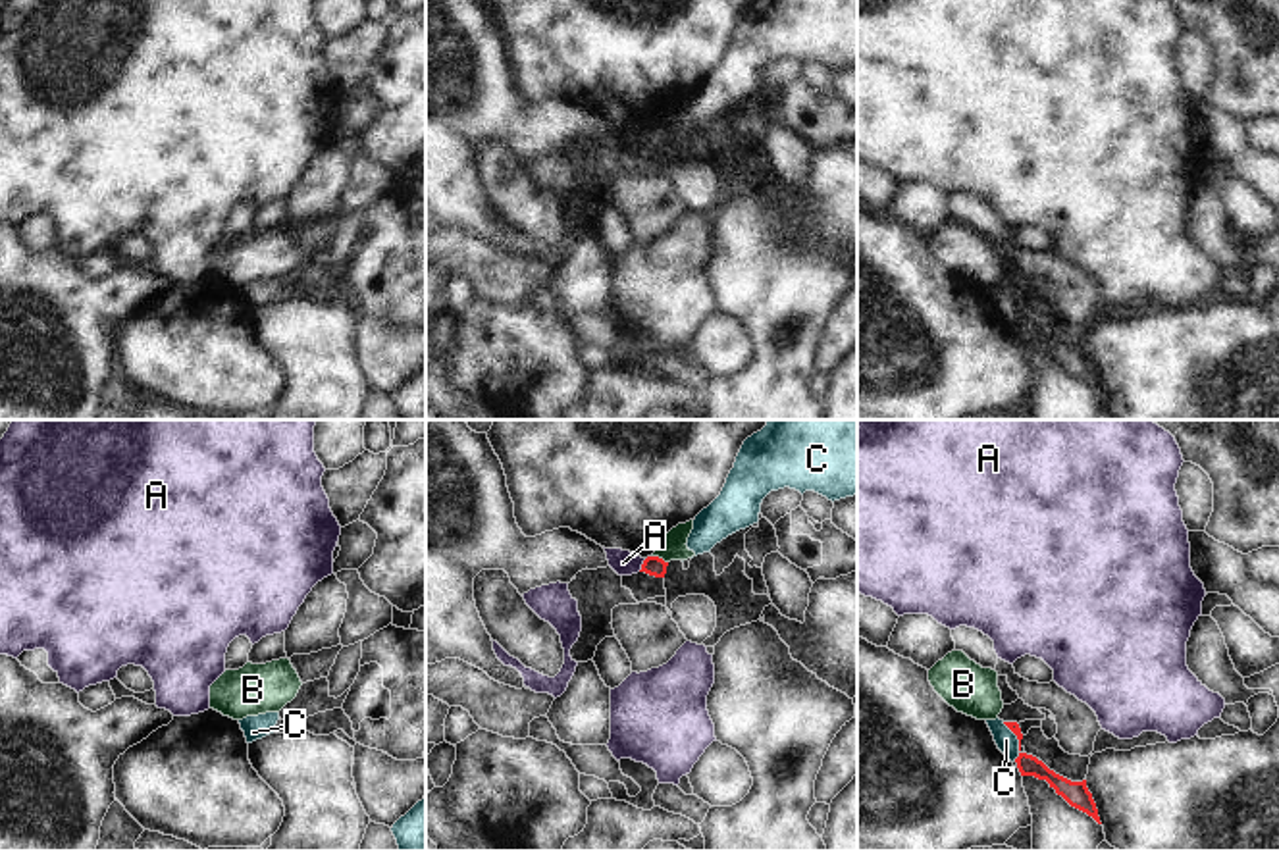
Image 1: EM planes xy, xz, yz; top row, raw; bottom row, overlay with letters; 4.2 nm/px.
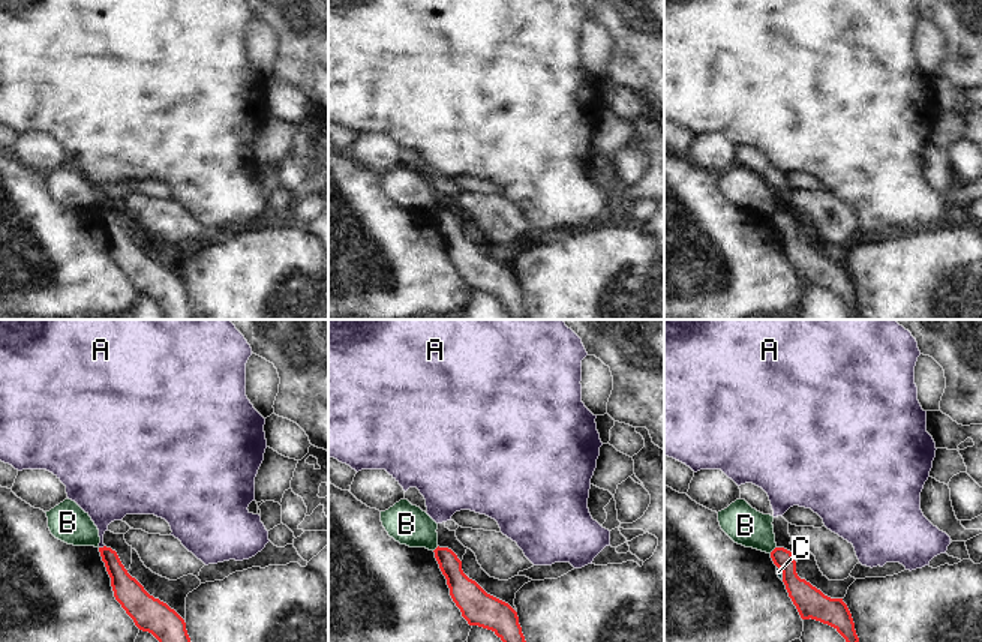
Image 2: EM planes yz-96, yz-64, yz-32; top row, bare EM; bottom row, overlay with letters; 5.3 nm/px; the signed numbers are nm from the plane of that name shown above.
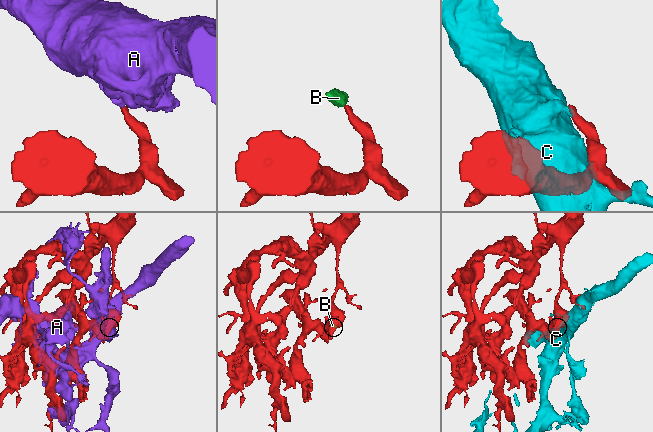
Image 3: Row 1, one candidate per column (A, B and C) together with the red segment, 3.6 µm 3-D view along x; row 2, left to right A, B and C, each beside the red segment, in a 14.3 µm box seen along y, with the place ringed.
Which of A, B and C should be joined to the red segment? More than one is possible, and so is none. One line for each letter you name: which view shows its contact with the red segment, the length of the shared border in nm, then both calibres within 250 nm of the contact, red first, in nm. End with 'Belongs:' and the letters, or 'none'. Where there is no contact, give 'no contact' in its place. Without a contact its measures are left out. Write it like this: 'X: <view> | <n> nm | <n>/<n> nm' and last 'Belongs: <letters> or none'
Belongs: none

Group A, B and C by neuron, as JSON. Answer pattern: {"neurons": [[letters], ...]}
{"neurons": [["A"], ["B"], ["C"]]}

